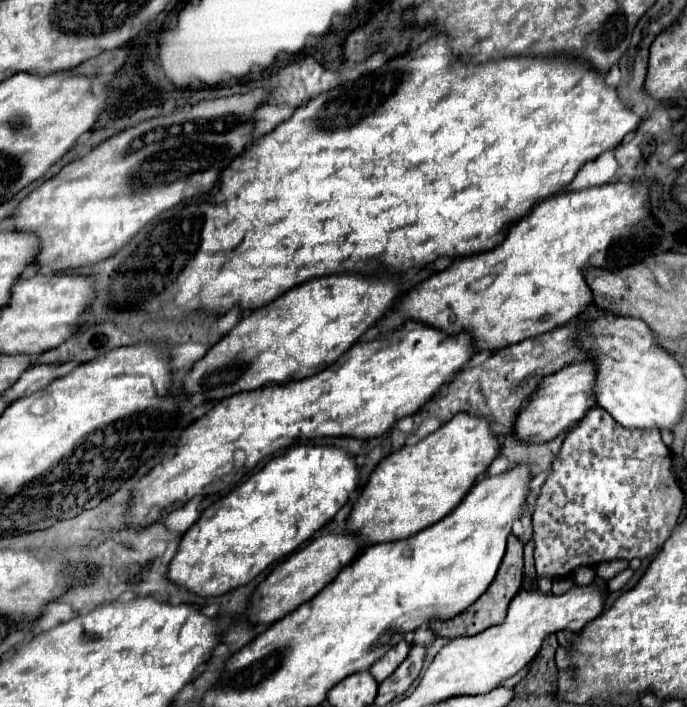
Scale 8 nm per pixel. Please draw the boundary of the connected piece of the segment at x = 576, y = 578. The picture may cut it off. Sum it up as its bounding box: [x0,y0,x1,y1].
[571,566,595,586]

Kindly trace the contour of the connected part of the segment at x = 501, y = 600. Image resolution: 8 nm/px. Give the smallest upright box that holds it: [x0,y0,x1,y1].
[431,536,523,638]

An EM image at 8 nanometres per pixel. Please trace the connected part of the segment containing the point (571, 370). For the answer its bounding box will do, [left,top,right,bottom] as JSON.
[513,360,597,444]

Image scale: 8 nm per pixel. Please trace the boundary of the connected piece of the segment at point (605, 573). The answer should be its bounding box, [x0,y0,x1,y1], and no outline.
[596,560,629,581]

